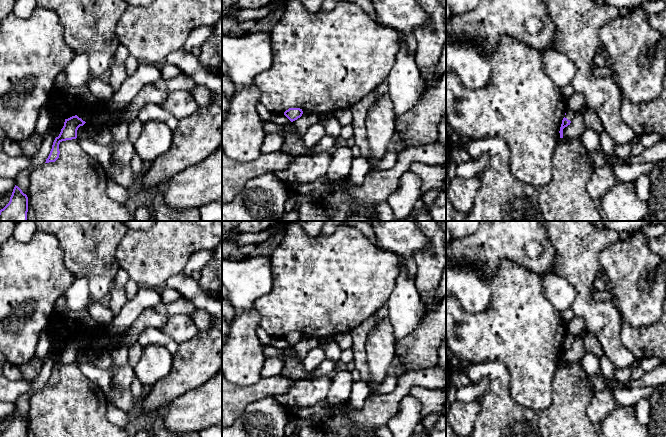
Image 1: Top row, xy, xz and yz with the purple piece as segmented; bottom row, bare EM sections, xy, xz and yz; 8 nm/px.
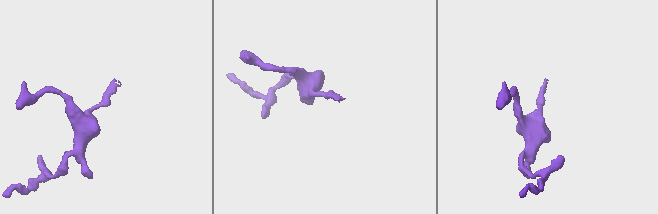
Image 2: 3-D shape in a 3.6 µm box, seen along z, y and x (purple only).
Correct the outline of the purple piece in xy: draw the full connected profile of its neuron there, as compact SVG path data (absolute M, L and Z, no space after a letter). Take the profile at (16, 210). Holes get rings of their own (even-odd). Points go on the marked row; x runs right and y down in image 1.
M15 185L9 203L0 210L0 221L27 221L28 197Z

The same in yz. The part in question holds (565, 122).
M587 104L582 108L580 109L579 111L573 111L573 110L569 110L567 109L566 110L566 115L565 117L563 118L562 120L562 124L561 124L561 127L560 127L560 138L563 138L563 129L565 127L567 127L568 125L570 125L571 121L574 119L575 115L579 112L581 113L582 115L584 115L586 113L588 109L588 106Z

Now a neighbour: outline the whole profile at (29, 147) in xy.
M34 133L29 139L18 142L22 152L26 156L32 157L39 149L39 144L42 142L43 136Z

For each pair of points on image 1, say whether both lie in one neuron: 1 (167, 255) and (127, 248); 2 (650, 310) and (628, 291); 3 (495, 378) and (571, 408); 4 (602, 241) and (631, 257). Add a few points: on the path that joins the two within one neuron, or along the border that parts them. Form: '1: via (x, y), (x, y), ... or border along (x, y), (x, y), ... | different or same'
1: via (157, 255), (137, 253) | same
2: via (645, 305), (633, 293) | same
3: via (504, 400), (521, 417), (549, 417) | same
4: border along (618, 238), (601, 252), (599, 258), (601, 267) | different

